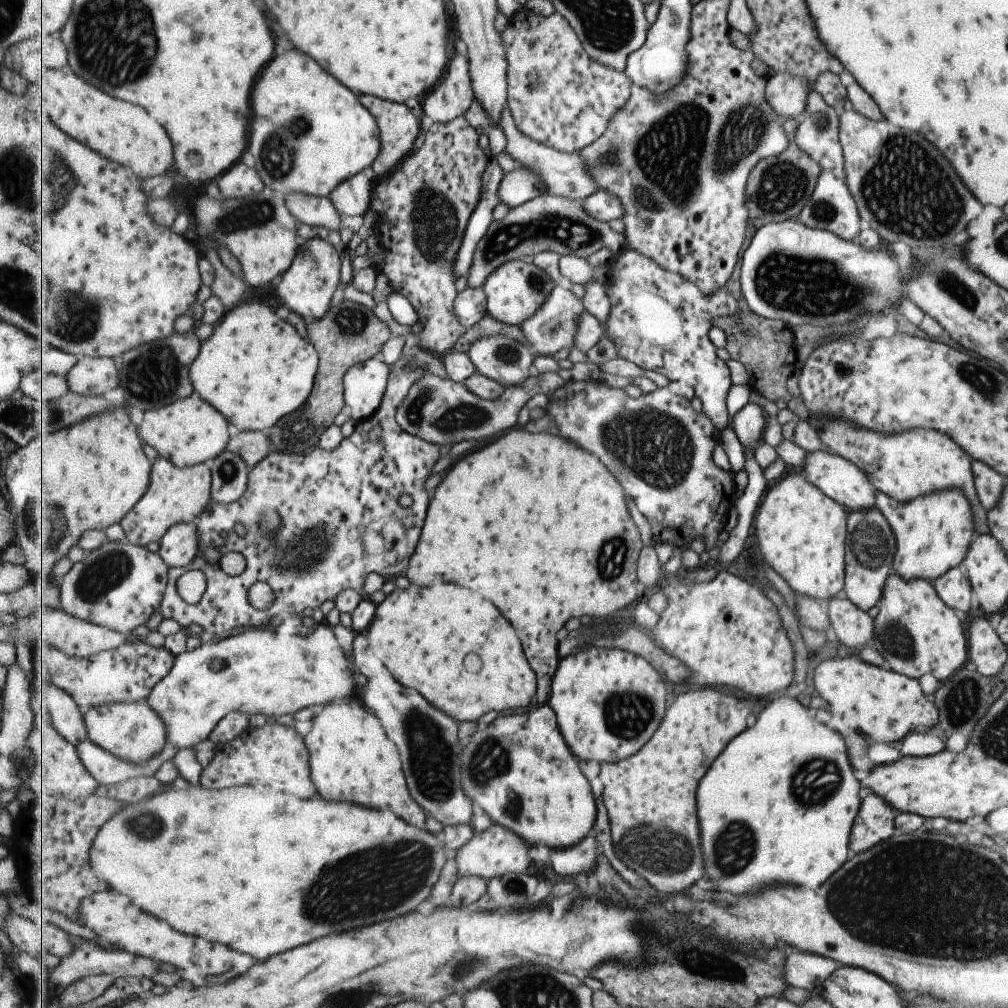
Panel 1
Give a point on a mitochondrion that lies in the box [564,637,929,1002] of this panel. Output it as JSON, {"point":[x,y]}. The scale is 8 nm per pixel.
{"point":[694,959]}

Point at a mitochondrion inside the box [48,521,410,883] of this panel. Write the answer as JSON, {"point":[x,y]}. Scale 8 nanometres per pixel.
{"point":[107,571]}

